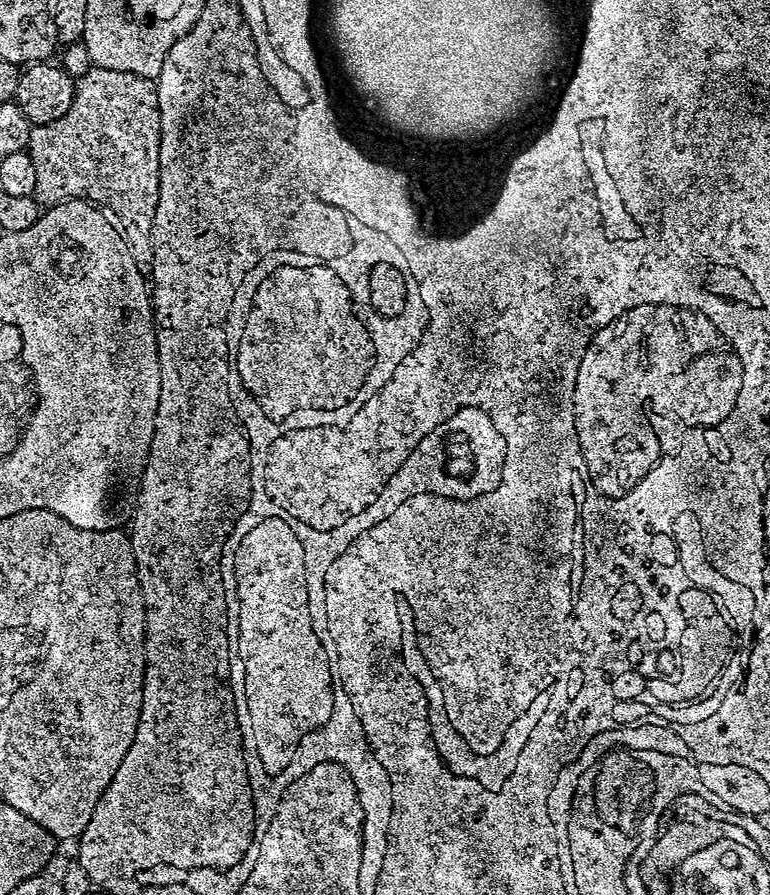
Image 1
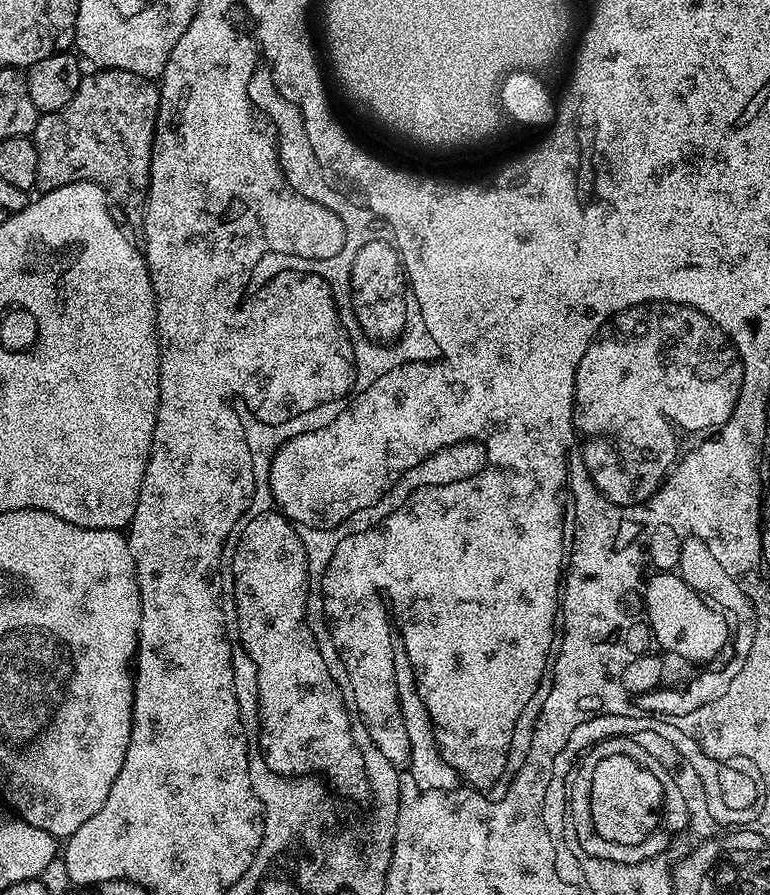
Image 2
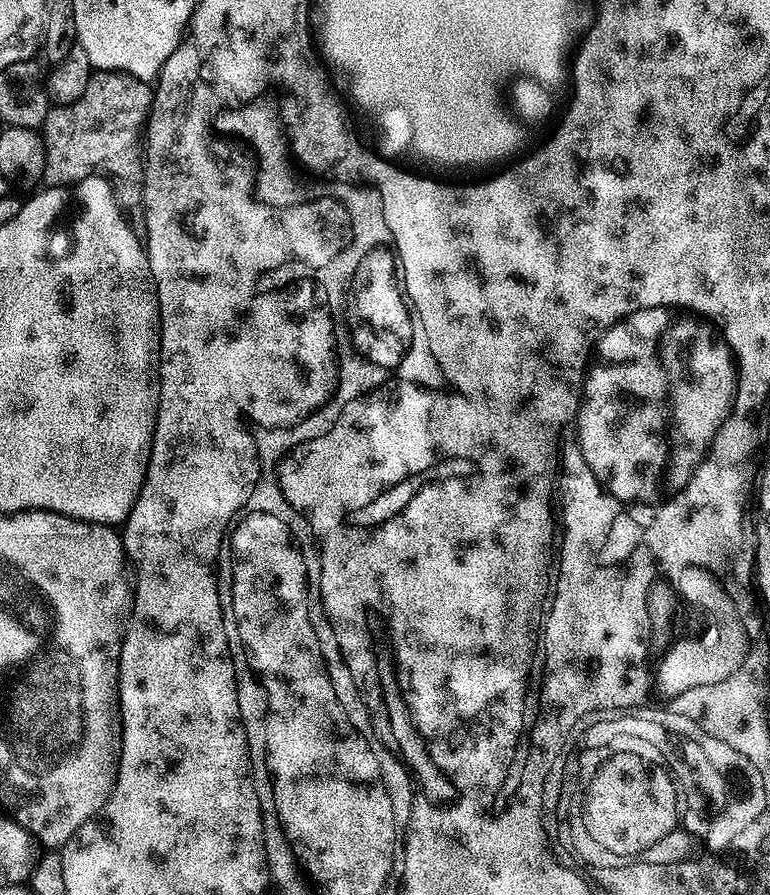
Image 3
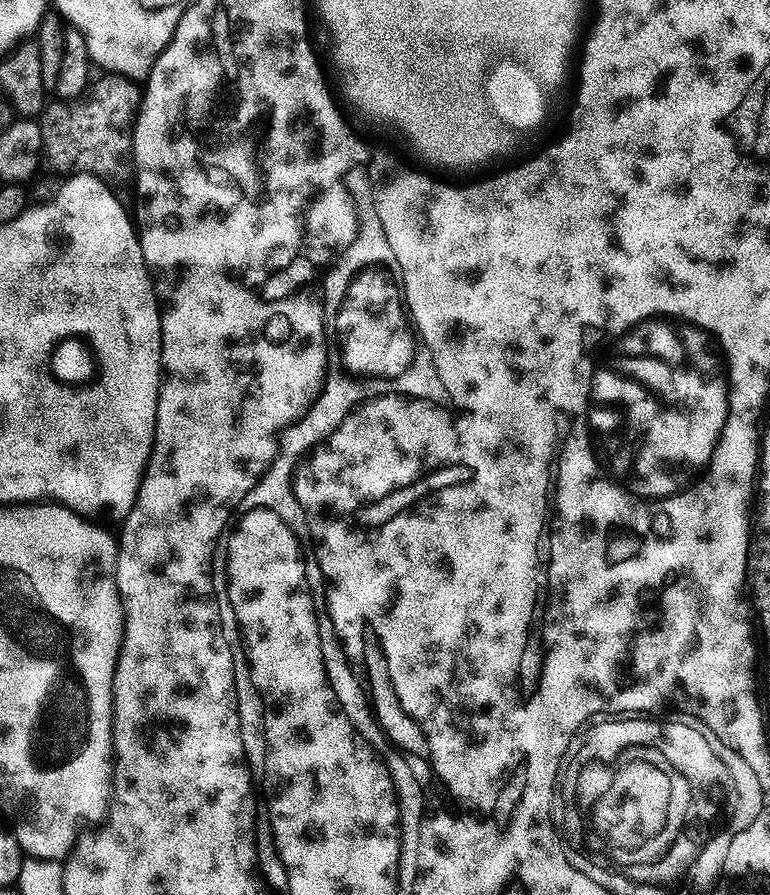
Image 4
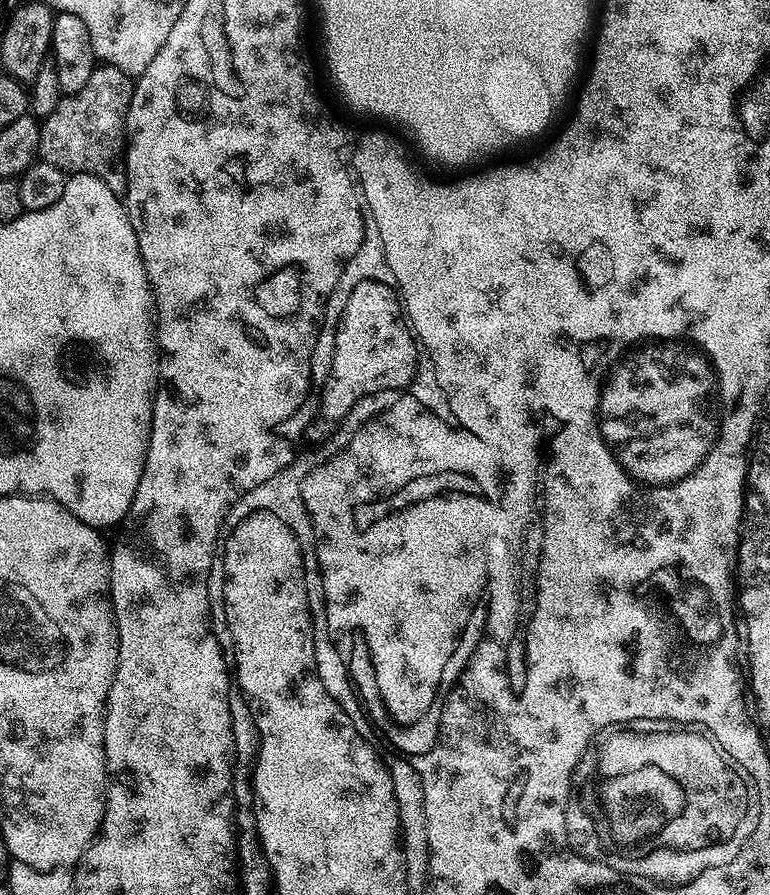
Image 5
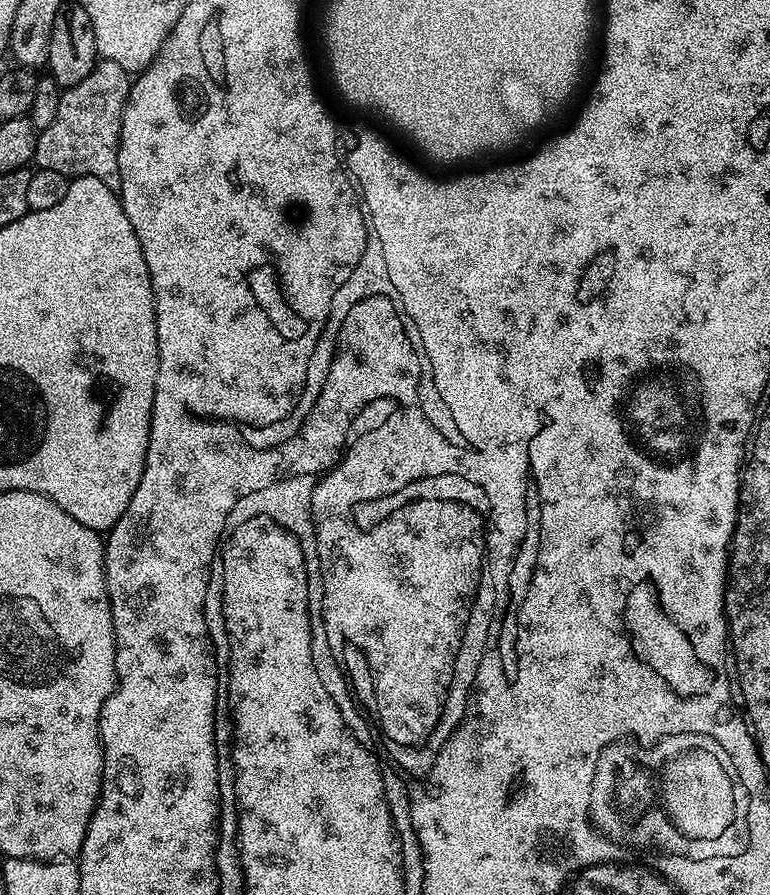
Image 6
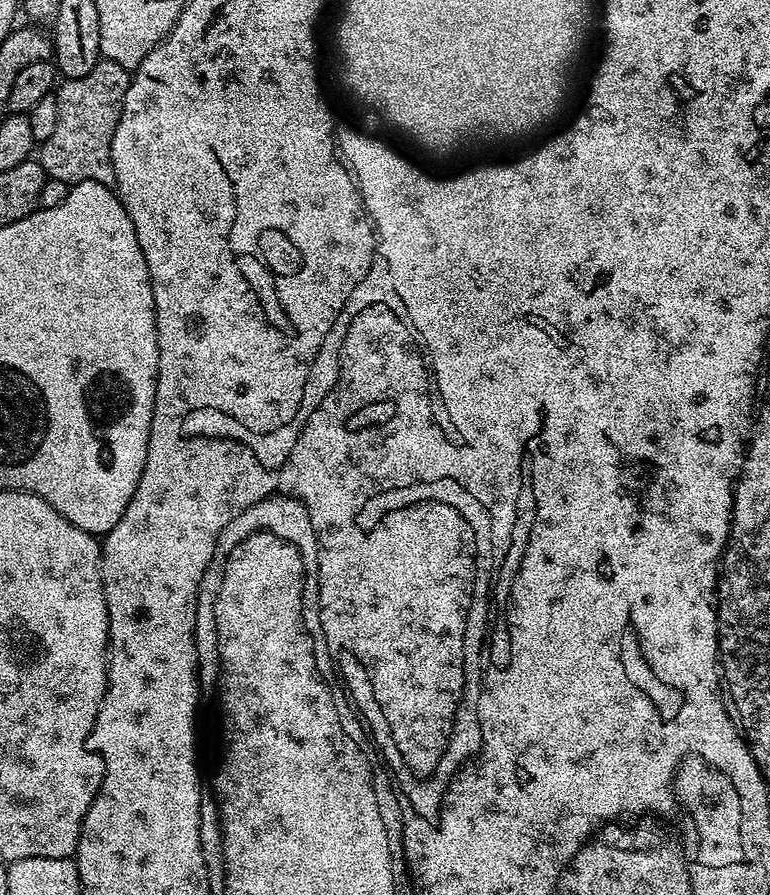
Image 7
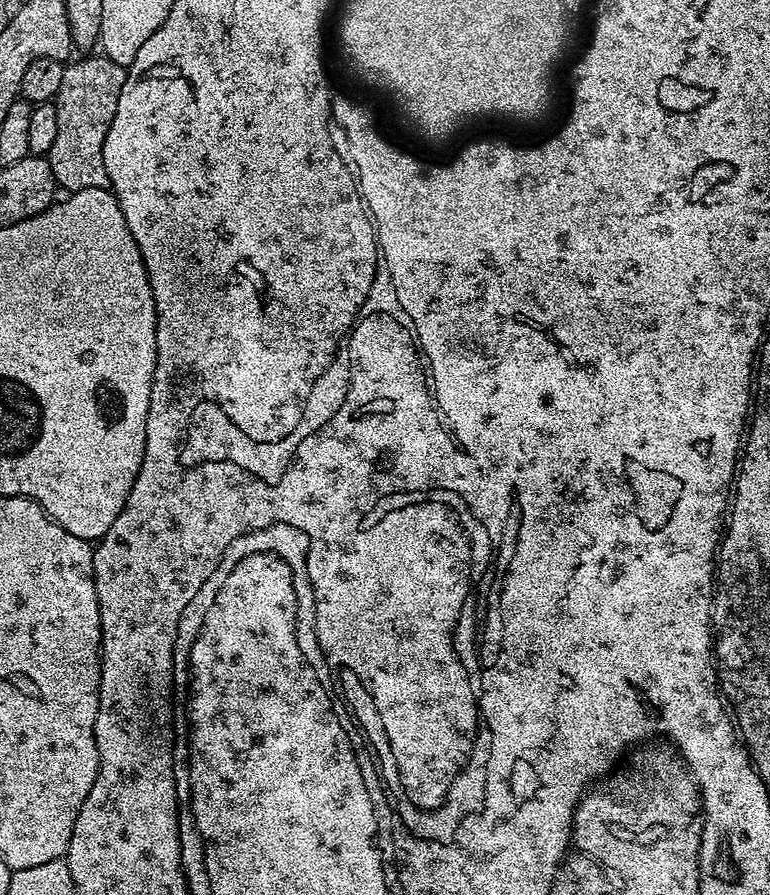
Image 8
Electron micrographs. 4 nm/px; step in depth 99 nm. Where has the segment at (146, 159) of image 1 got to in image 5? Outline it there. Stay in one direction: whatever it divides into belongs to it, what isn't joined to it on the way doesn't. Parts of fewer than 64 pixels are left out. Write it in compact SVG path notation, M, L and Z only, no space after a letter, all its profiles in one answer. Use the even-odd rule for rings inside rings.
M101 63L90 74L86 86L75 94L61 95L58 106L49 116L43 117L40 125L40 154L39 159L51 166L60 167L64 173L75 174L78 172L89 172L97 176L114 194L123 197L128 191L128 174L122 153L126 148L126 125L128 122L128 107L132 101L132 89L134 87L133 77L126 75L122 70L114 66Z

